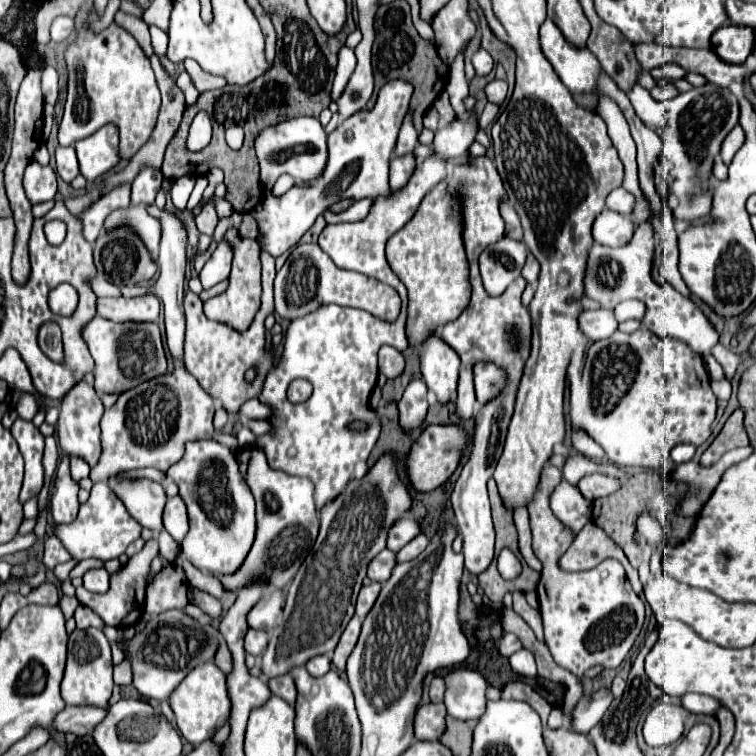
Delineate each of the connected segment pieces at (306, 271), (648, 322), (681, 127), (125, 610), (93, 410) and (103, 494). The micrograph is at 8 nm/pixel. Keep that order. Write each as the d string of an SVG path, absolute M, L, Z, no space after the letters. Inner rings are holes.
M297 245L281 271L275 277L275 311L281 319L293 321L297 317L305 317L317 311L321 305L349 305L359 309L369 309L373 315L383 317L387 321L395 321L401 309L401 299L397 291L373 277L365 277L361 273L339 269L319 245Z
M641 223L631 243L625 247L605 247L605 245L595 243L589 251L589 263L587 263L587 273L585 273L585 295L599 301L601 307L605 309L613 309L617 303L625 299L639 299L647 305L643 325L649 331L655 331L655 335L659 337L673 337L693 347L693 351L699 355L709 355L719 335L689 297L679 295L671 285L655 283L651 275L655 247L657 247L657 237L655 237L651 223ZM613 259L617 261L617 267L619 267L617 275L613 275Z
M713 83L695 87L669 101L653 99L651 93L641 85L635 85L627 95L639 119L645 125L649 125L649 129L657 131L657 135L661 137L665 159L673 165L671 197L675 199L673 207L675 221L695 223L703 217L709 217L713 209L713 199L711 199L713 163L719 157L723 139L739 121L737 97L729 89L721 89Z
M149 539L143 549L133 555L127 565L123 565L119 571L111 573L111 585L107 593L91 593L83 587L77 587L77 599L81 605L91 607L107 625L113 627L131 627L135 625L145 611L145 589L147 589L147 581L149 581L149 573L151 573L151 561L159 555L159 545L157 539Z
M81 381L75 385L63 399L59 407L59 423L57 423L57 433L59 433L59 447L63 453L69 453L69 457L81 457L89 463L89 467L97 465L97 457L101 457L101 417L103 417L103 403L101 397L95 393L91 385Z
M105 481L93 485L89 501L80 505L77 519L73 523L53 525L53 535L61 537L61 543L73 555L73 559L89 559L89 557L101 561L117 559L121 553L125 553L127 545L139 537L139 533L141 533L141 525L133 521L123 501L113 493L113 489L109 489Z

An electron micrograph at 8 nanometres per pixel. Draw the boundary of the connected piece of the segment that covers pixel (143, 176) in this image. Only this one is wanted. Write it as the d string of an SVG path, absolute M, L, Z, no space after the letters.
M143 165L139 175L133 179L133 185L131 185L131 203L133 205L153 203L157 191L161 189L161 179L163 179L163 175L159 169Z

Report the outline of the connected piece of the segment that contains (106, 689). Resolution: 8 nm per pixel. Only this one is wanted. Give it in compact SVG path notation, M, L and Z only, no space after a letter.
M75 629L69 635L69 653L67 669L61 683L61 697L67 705L99 705L107 707L107 701L113 691L113 663L111 663L111 645L101 629Z

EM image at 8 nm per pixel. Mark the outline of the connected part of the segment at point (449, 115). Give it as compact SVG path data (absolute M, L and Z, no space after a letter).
M441 93L439 97L437 97L437 101L433 103L433 107L439 111L439 115L441 115L441 125L449 125L451 121L453 121L453 107L451 107L451 103L449 103L449 97L447 97L447 93Z

